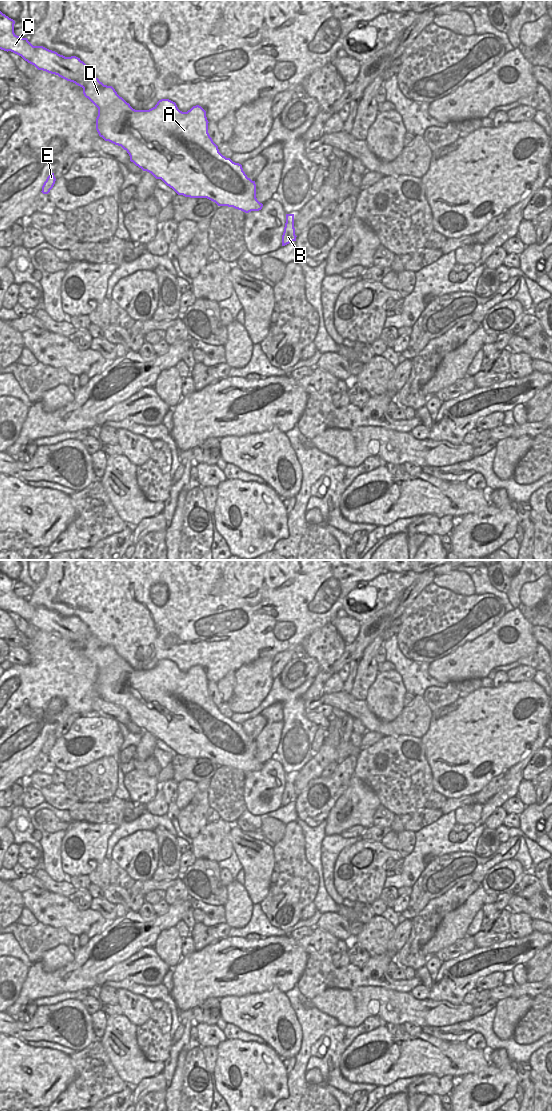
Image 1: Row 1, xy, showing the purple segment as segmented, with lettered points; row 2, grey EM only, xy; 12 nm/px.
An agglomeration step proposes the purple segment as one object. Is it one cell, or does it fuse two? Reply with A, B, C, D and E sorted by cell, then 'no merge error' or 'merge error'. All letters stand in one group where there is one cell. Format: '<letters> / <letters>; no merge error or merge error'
A B C D E; no merge error

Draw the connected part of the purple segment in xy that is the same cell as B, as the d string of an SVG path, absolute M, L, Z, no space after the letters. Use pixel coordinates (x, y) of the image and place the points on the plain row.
M286 774L286 783L282 795L282 806L289 804L291 801L296 801L294 788L294 774Z

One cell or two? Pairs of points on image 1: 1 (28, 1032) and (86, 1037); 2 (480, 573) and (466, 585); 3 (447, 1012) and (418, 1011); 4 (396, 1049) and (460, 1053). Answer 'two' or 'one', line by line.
1: one
2: two
3: one
4: one

